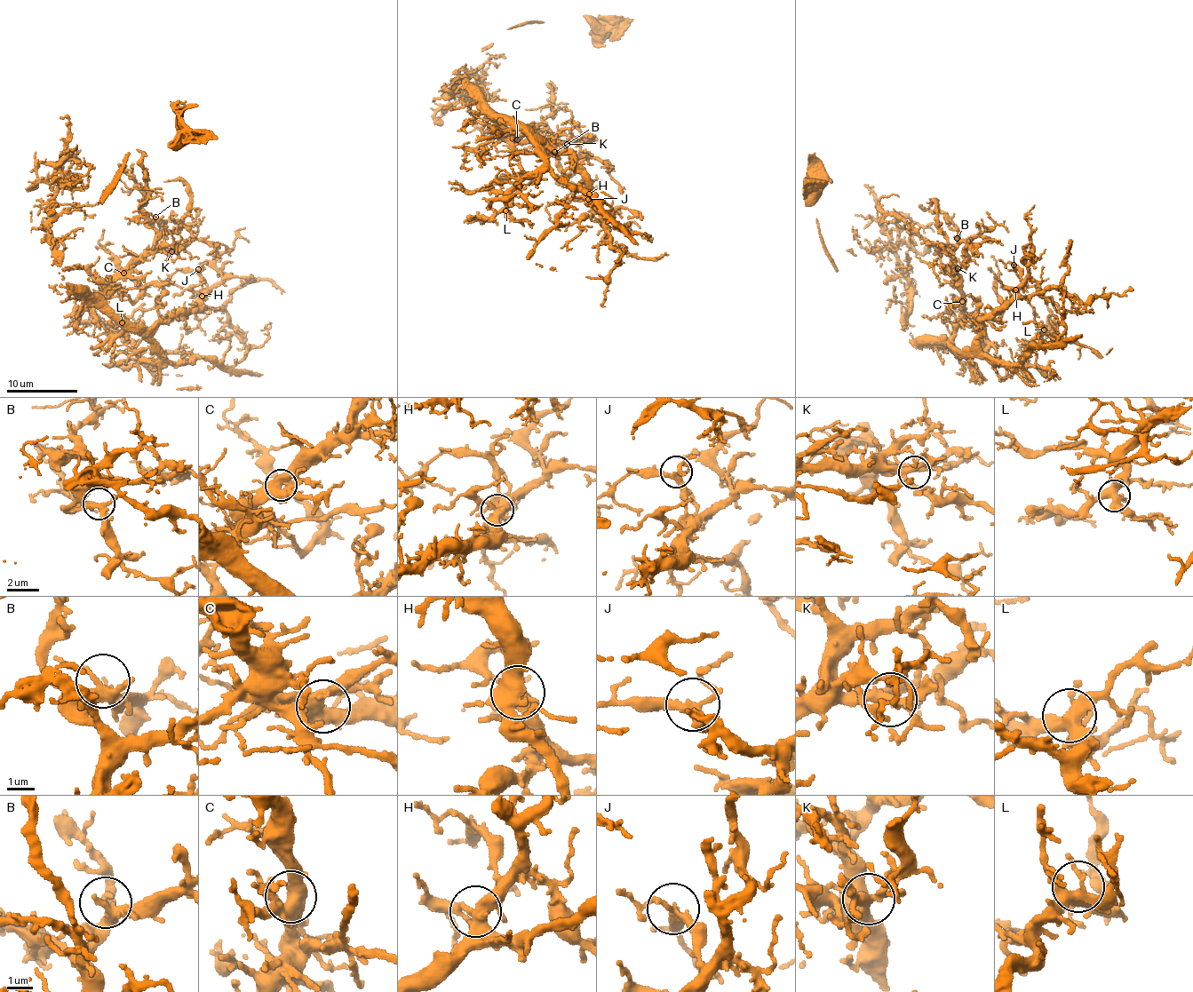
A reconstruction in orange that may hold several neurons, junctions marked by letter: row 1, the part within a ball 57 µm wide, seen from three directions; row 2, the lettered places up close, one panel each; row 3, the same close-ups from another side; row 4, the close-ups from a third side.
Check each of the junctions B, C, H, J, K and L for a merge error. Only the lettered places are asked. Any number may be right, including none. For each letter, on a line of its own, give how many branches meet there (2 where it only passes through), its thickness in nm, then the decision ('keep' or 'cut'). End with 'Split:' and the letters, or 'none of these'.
B: branches 4; calibre 320 nm; keep
C: branches 5; calibre 550 nm; keep
H: branches 3; calibre 420 nm; keep
J: branches 3; calibre 240 nm; keep
K: branches 4; calibre 300 nm; keep
L: branches 5; calibre 420 nm; keep
Split: none of these

